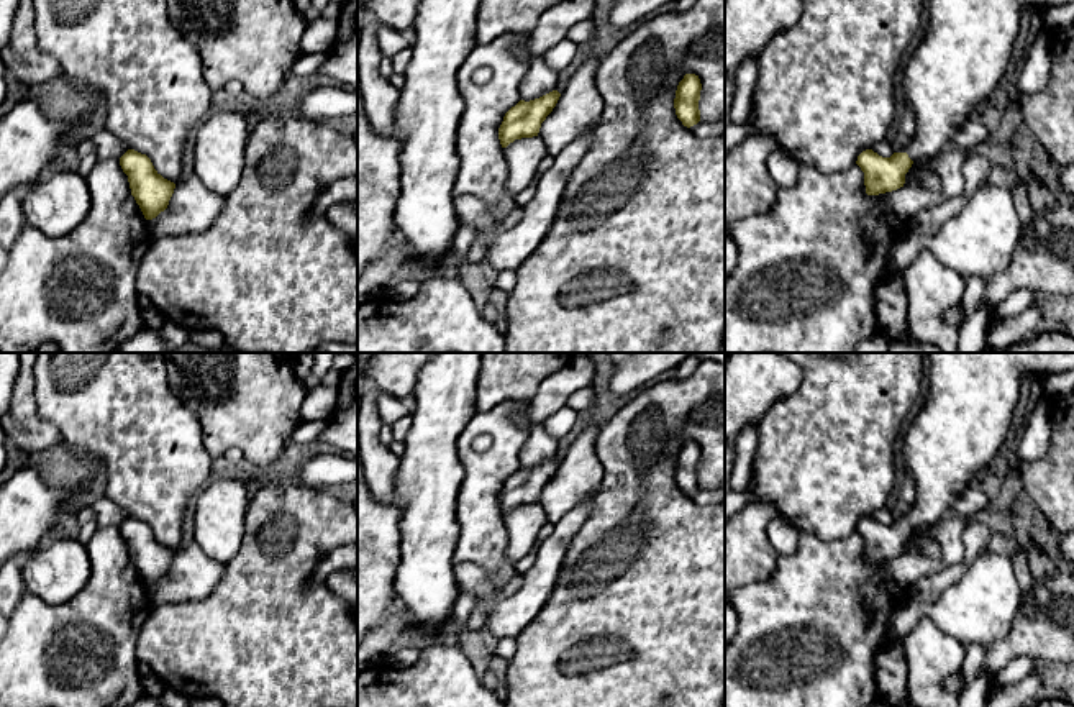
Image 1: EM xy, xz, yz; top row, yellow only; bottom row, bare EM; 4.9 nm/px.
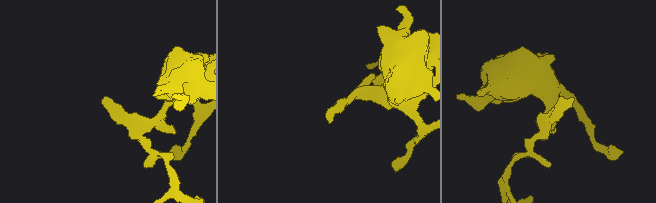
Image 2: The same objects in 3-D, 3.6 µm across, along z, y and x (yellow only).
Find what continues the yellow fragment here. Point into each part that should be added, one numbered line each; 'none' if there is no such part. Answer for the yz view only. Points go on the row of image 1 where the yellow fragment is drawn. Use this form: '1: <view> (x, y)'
1: yz (964, 53)

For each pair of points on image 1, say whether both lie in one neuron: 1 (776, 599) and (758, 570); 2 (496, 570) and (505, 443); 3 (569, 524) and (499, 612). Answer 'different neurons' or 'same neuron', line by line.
1: different neurons
2: same neuron
3: same neuron

